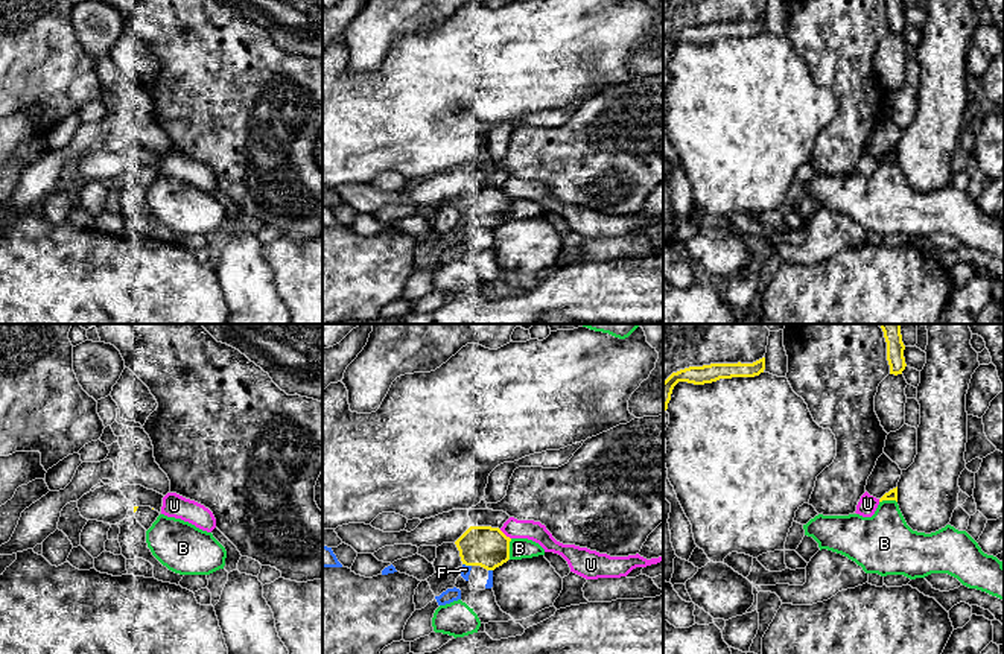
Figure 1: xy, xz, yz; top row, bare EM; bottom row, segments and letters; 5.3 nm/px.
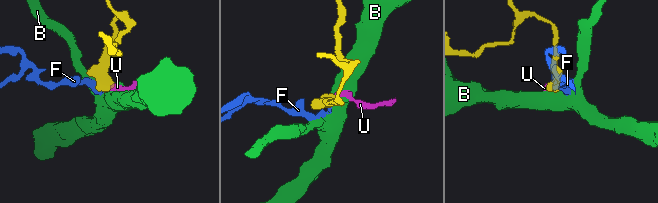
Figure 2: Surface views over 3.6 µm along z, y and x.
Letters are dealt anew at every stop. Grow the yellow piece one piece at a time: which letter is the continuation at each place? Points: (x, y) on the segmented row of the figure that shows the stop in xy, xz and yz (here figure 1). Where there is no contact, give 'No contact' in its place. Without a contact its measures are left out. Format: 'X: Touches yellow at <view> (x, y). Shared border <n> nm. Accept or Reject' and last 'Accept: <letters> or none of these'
B: Touches yellow at xz (508, 549). Shared border 110 nm. Reject
F: Touches yellow at xz (467, 565). Shared border 50 nm. Reject
U: Touches yellow at xz (504, 534). Shared border 80 nm. Reject
Accept: none of these

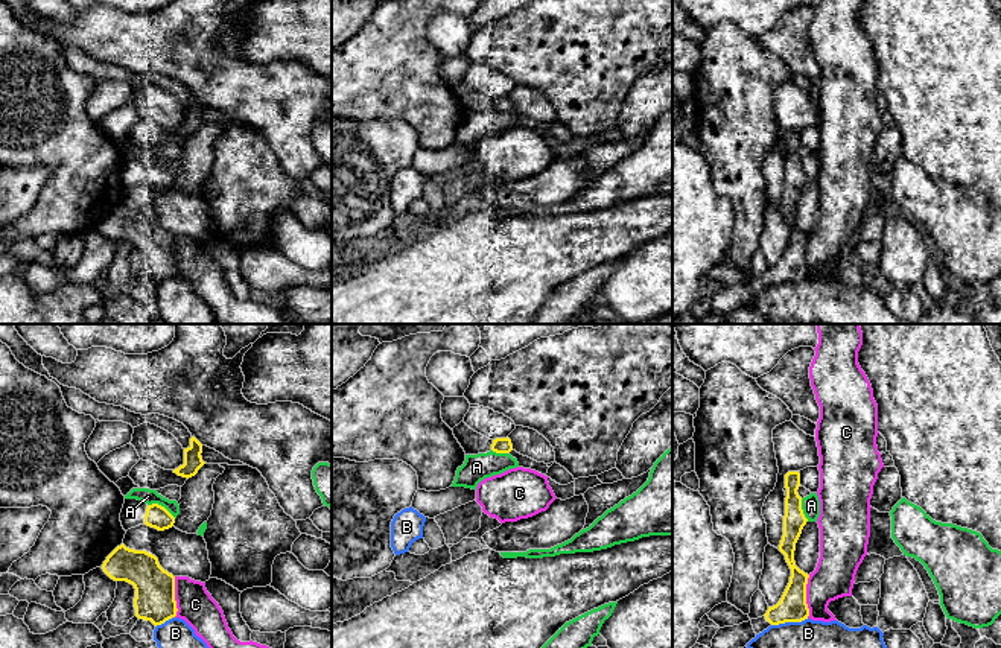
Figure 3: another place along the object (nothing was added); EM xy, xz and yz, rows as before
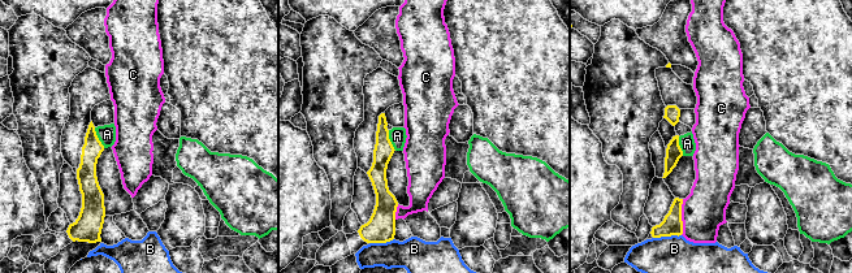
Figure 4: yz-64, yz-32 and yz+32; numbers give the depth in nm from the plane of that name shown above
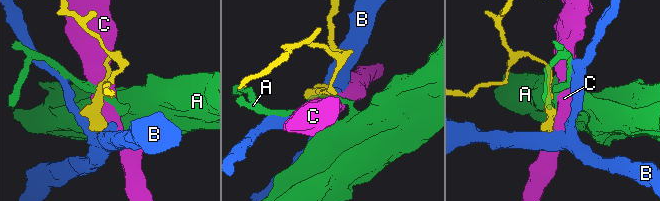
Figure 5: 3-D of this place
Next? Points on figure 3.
A: Touches yellow at xy (160, 505). Shared border 170 nm. Reject
B: Touches yellow at yz (790, 621). Shared border 200 nm. Reject
C: Touches yellow at yz (805, 597). Shared border 220 nm. Reject
Accept: none of these

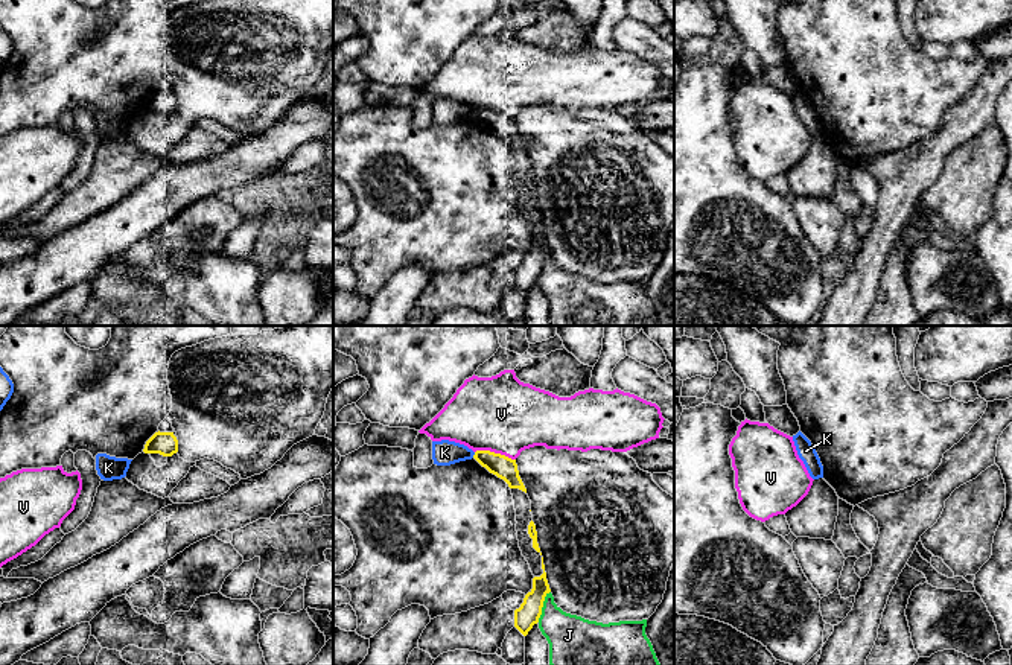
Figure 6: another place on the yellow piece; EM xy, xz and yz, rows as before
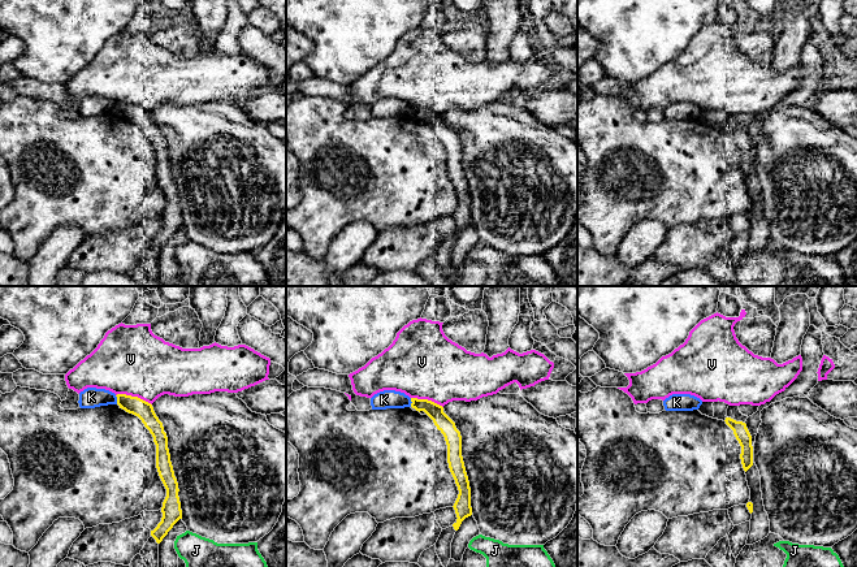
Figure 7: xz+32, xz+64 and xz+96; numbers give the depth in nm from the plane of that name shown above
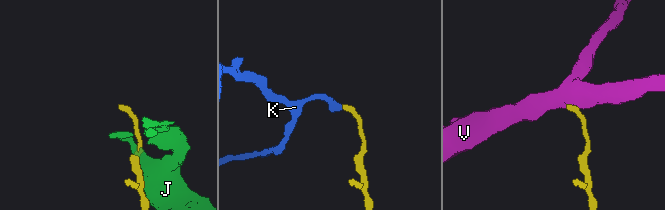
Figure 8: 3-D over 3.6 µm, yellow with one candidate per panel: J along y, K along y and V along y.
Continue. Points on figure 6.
J: Touches yellow at xz (542, 606). Shared border 180 nm. Reject
K: Touches yellow at xz (474, 455). Shared border 40 nm. Reject
V: Touches yellow at xz (493, 452). Shared border 220 nm. Reject
Accept: none of these

